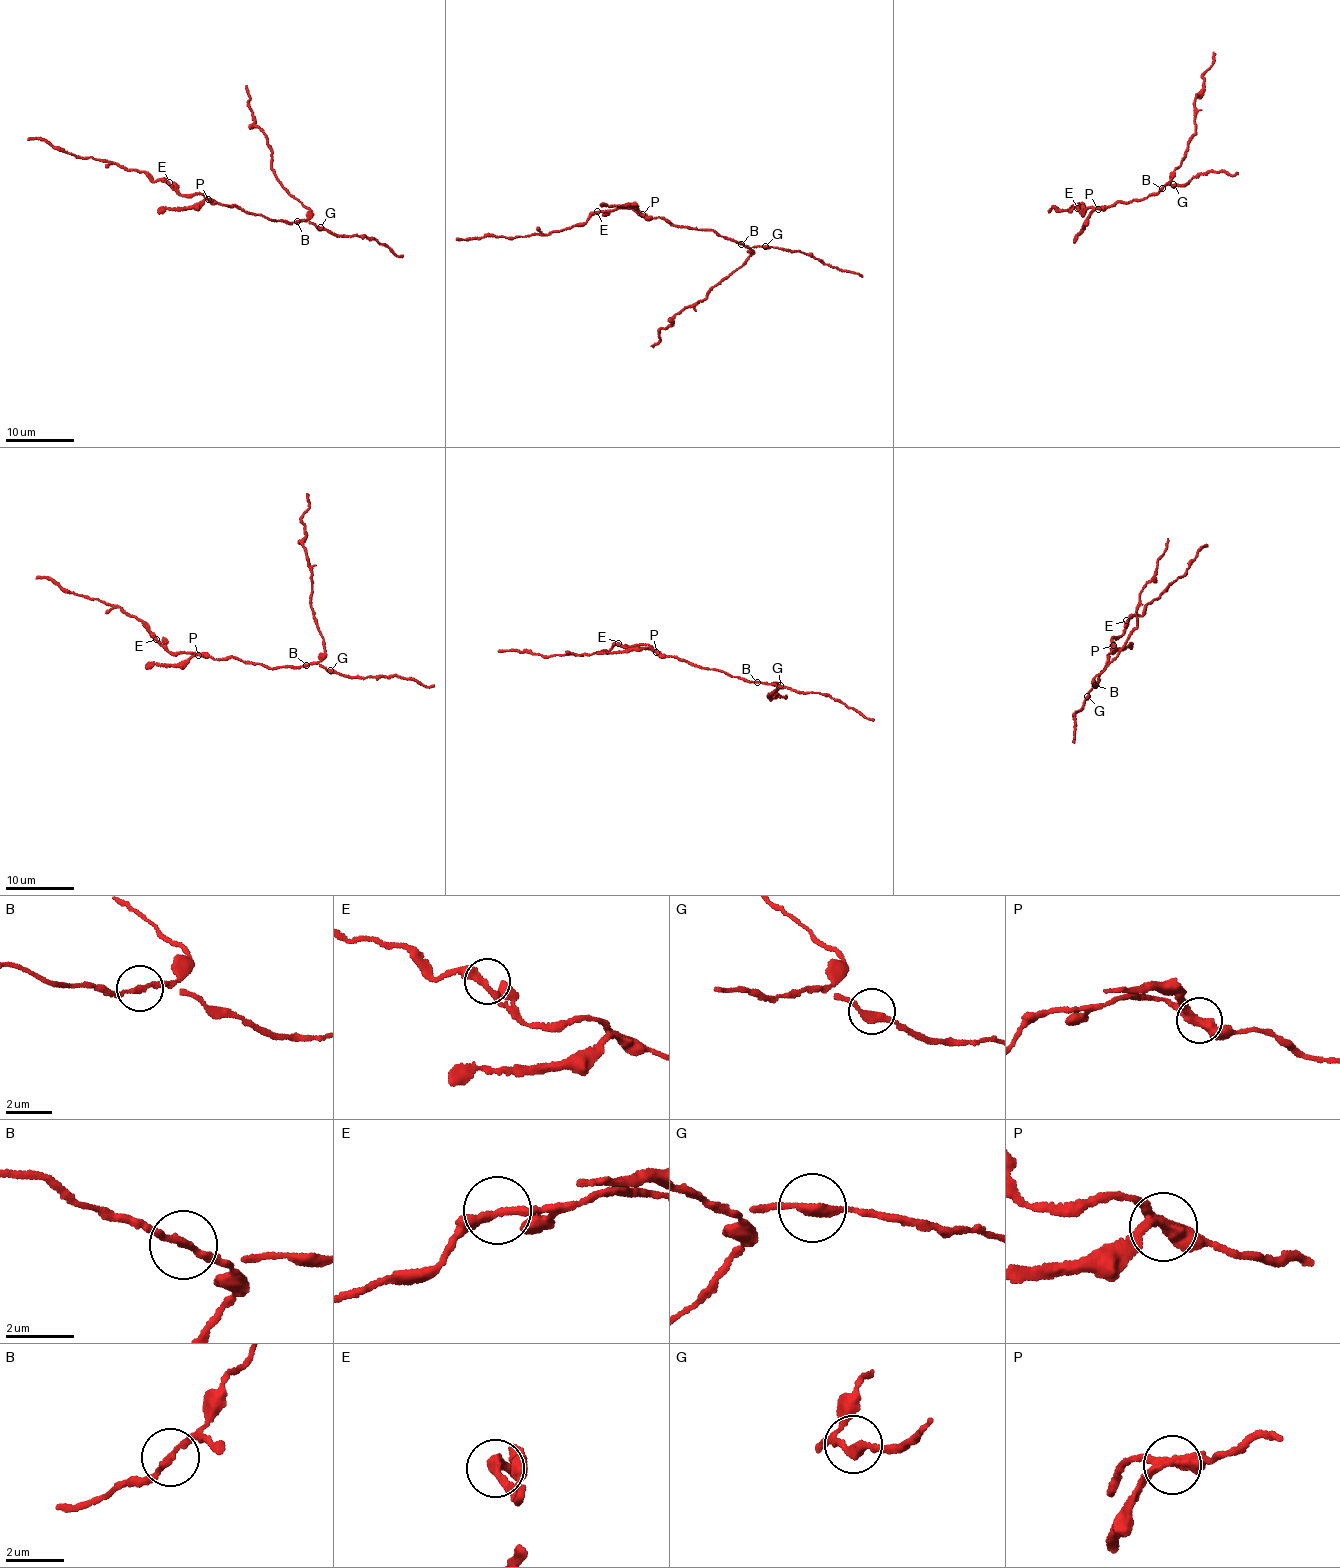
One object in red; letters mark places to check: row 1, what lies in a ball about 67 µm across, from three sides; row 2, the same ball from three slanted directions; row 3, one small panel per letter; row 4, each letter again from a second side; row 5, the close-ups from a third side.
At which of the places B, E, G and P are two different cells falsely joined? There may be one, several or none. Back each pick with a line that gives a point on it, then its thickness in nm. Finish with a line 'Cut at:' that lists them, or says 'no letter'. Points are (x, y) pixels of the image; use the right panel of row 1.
B: at (1162, 188); 170 nm thick
P: at (1098, 209); 300 nm thick
Cut at: B, P

